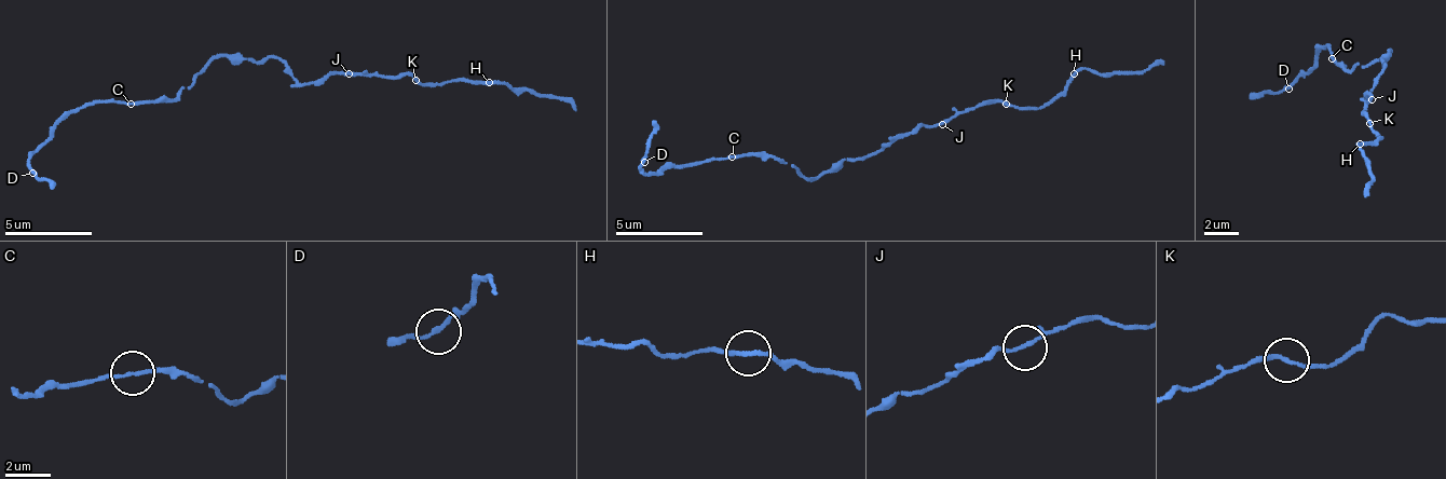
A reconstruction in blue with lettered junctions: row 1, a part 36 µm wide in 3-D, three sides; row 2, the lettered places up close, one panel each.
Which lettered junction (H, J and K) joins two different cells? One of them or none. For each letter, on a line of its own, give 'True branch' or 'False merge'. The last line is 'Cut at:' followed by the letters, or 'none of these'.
H: True branch
J: True branch
K: True branch
Cut at: none of these

